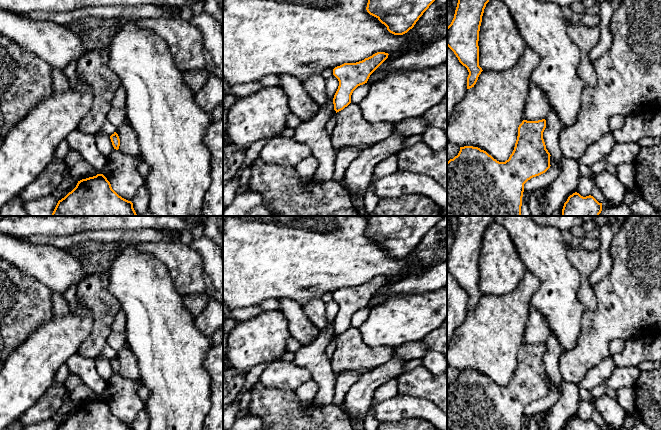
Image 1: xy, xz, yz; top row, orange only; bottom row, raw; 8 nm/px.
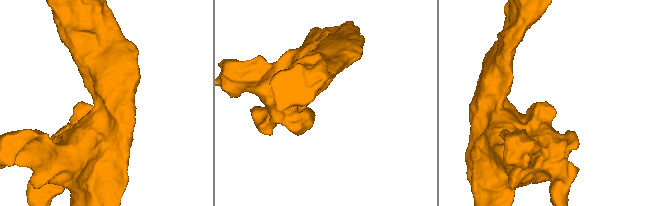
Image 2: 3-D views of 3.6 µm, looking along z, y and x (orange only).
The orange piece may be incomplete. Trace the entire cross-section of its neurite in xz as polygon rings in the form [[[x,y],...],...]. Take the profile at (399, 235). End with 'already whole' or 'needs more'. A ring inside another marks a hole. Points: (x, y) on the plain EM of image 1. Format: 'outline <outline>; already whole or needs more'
outline [[[370,216],[367,236],[394,259],[403,259],[444,216]]]; already whole

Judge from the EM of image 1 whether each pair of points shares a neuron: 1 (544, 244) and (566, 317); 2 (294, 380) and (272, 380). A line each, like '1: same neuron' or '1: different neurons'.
1: same neuron
2: same neuron

